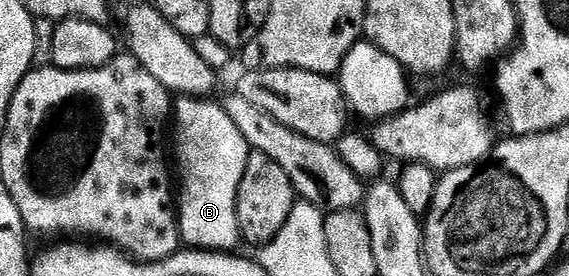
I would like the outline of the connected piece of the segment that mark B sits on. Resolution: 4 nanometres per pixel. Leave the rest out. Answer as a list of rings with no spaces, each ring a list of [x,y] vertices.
[[[181,97],[175,103],[175,171],[181,174],[177,220],[181,226],[181,241],[186,248],[233,253],[238,250],[237,243],[242,242],[237,220],[237,194],[251,149],[220,102],[209,102],[213,101],[205,97]]]

